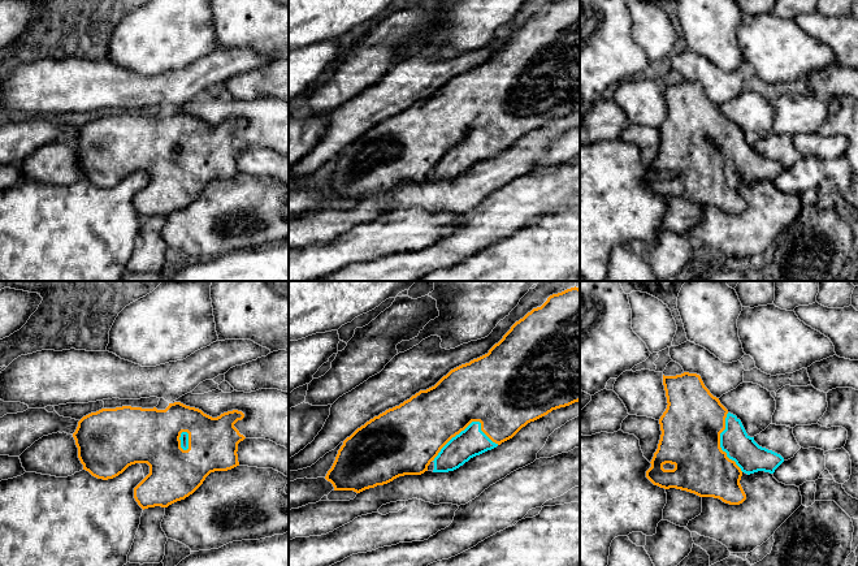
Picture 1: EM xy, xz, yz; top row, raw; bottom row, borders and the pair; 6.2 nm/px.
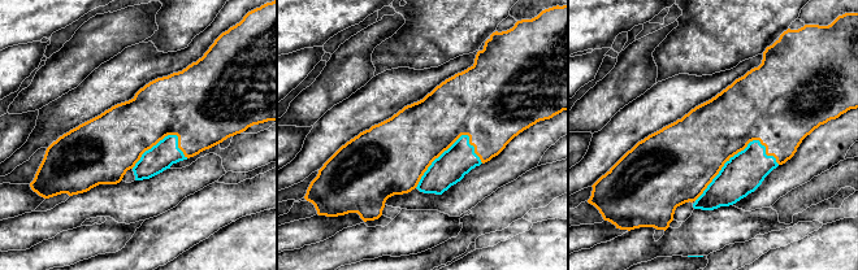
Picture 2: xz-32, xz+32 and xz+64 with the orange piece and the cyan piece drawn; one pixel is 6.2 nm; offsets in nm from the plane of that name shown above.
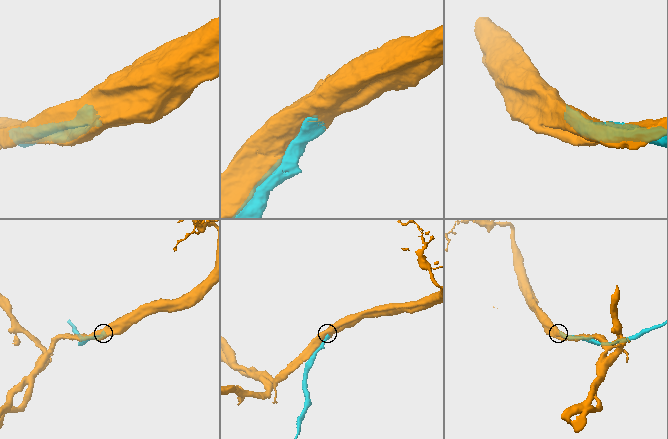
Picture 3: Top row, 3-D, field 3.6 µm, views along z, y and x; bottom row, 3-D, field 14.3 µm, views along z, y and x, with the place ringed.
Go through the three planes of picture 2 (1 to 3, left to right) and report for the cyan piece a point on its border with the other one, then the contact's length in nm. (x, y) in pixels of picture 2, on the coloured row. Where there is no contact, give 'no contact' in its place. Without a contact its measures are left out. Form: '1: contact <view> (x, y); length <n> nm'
1: contact xz-32 (163, 138); length 360 nm
2: contact xz+32 (438, 156); length 460 nm
3: contact xz+64 (736, 153); length 550 nm

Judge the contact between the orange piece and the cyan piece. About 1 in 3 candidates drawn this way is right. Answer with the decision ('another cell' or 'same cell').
same cell

